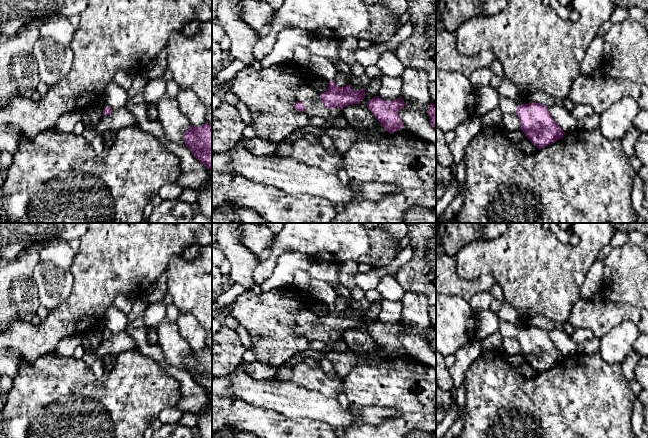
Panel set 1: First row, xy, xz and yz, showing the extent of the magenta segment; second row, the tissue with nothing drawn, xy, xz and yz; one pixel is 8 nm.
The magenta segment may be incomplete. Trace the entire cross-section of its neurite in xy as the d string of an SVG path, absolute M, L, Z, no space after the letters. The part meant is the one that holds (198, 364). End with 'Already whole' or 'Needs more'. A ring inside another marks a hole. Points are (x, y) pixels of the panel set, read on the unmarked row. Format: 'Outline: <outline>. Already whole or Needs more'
Outline: M205 348L195 351L189 349L183 363L193 380L208 394L212 392L212 351Z. Already whole

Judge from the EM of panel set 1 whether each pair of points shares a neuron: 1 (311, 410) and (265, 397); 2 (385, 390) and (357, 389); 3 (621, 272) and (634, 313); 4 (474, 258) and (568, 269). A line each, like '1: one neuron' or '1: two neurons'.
1: one neuron
2: one neuron
3: two neurons
4: one neuron

